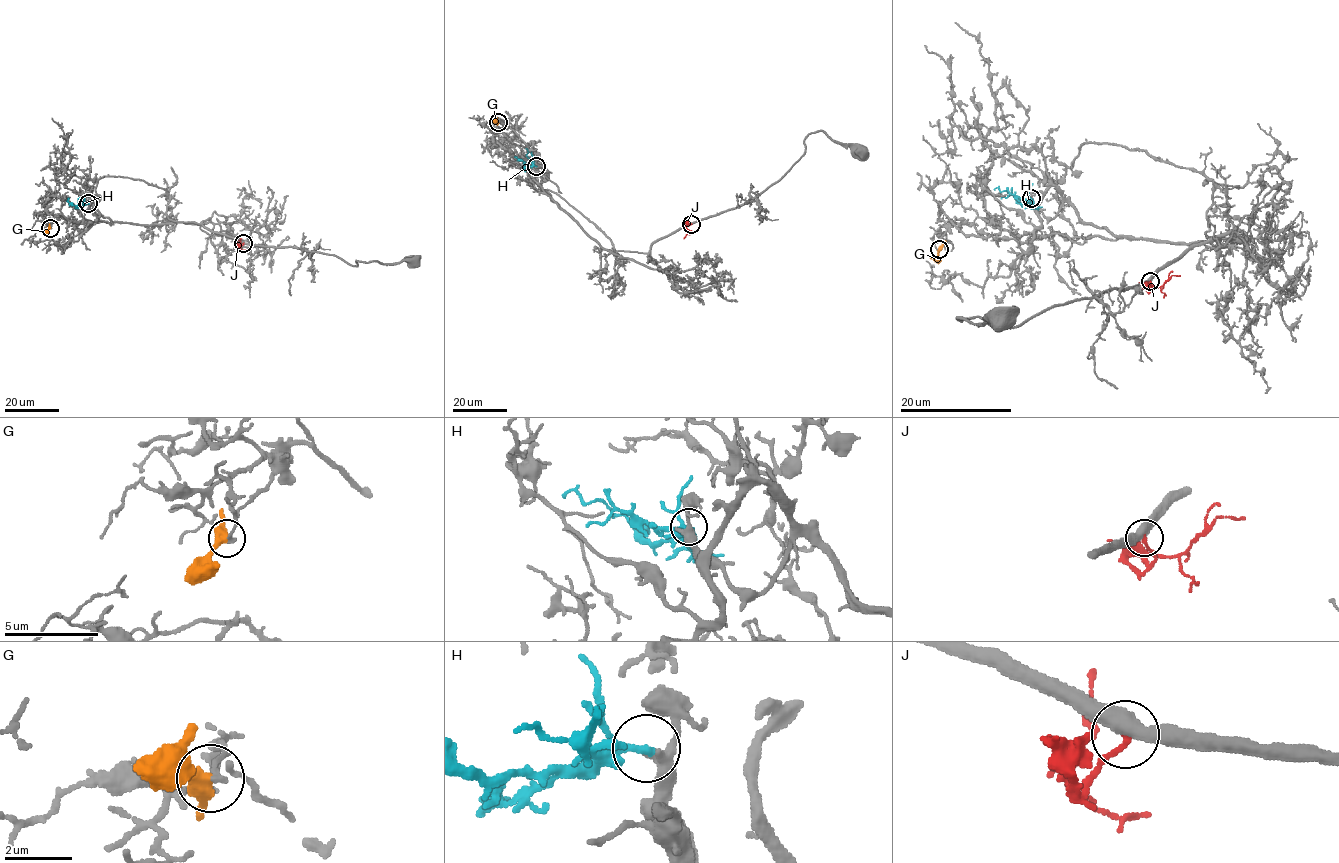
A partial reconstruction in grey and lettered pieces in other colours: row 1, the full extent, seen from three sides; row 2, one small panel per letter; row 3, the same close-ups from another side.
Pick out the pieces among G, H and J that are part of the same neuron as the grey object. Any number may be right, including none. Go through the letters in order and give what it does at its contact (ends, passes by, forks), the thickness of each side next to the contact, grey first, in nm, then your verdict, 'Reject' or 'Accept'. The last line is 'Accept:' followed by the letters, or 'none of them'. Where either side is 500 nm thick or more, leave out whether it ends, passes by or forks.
G: It passes by. Thickness 180 nm (grey) against 400 nm. Reject
H: It passes by. Thickness 340 nm (grey) against 170 nm. Accept
J: It ends there. Thickness 460 nm (grey) against 180 nm. Reject
Accept: H

